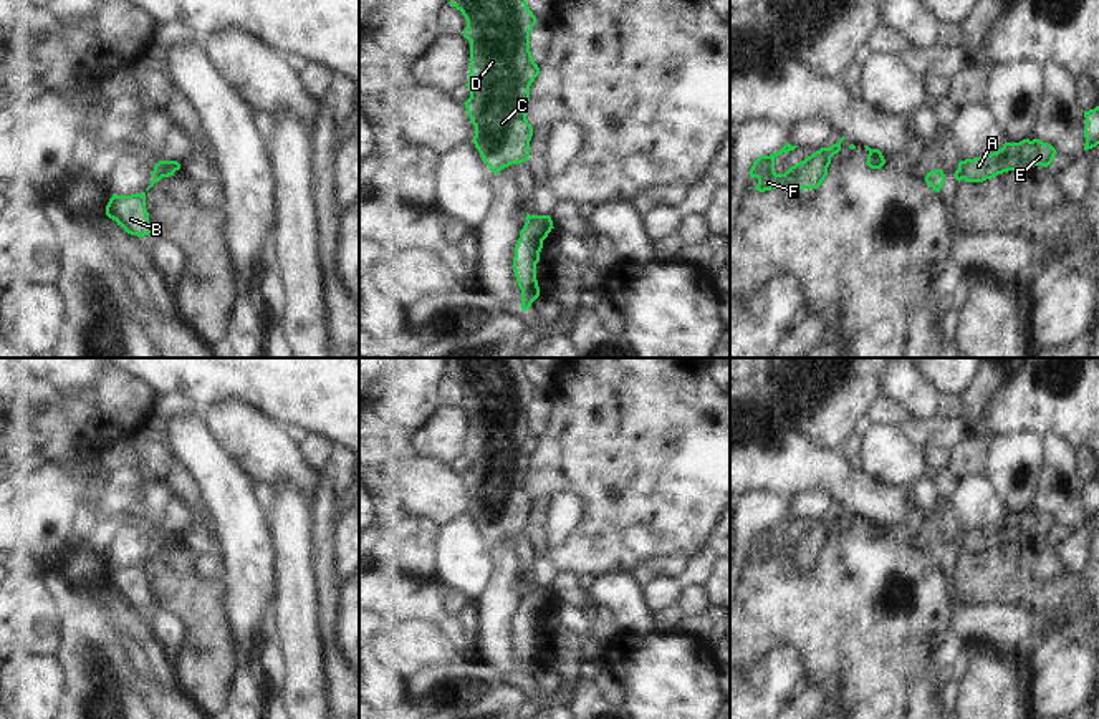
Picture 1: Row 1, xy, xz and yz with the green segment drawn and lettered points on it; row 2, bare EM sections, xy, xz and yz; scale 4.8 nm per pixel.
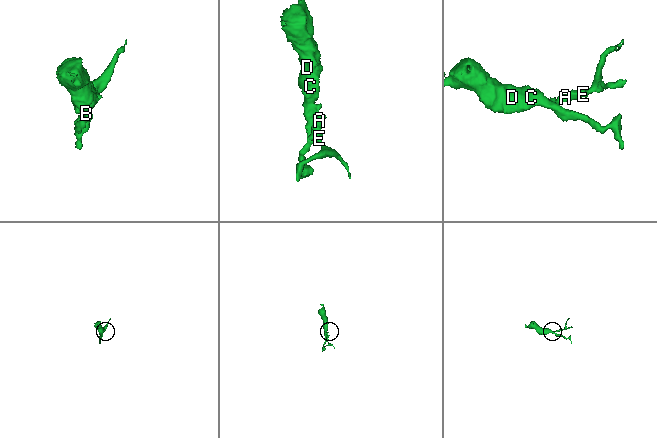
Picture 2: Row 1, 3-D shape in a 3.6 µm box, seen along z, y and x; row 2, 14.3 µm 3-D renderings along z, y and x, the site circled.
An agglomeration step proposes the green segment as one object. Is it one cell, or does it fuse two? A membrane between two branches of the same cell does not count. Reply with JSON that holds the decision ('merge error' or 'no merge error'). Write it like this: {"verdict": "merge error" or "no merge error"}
{"verdict": "merge error"}

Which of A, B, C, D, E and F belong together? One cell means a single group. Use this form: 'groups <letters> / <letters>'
groups A E / B C D F

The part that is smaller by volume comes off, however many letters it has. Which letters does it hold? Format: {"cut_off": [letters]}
{"cut_off": ["A", "E"]}

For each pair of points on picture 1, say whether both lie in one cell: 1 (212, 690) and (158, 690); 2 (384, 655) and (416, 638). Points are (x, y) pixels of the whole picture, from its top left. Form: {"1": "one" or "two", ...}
{"1": "two", "2": "one"}

